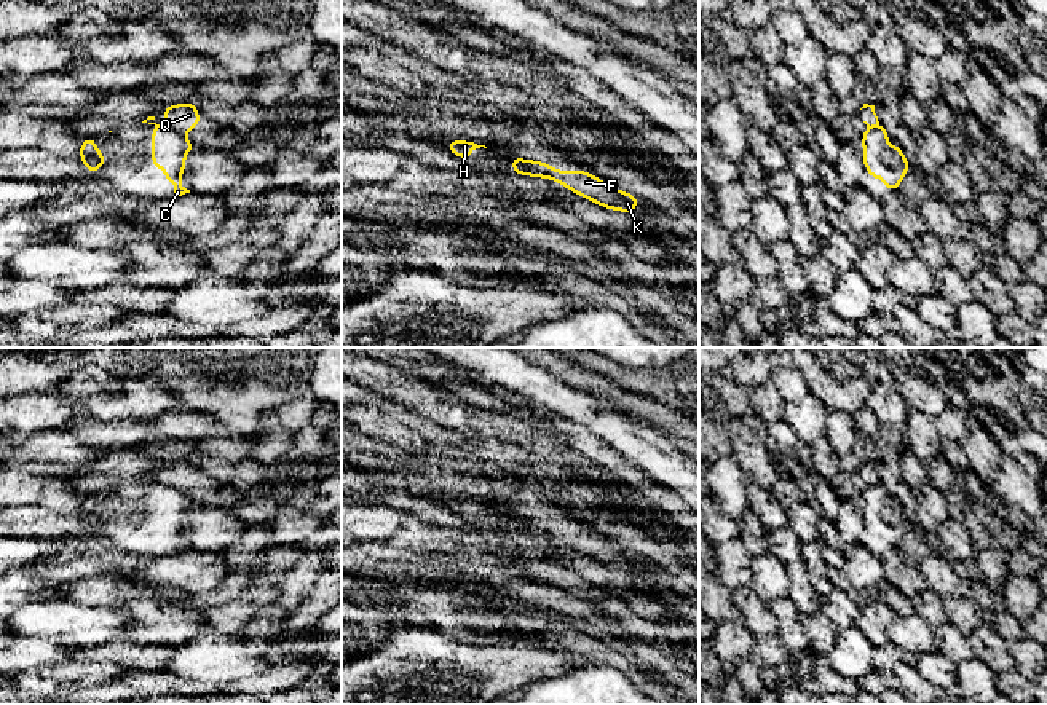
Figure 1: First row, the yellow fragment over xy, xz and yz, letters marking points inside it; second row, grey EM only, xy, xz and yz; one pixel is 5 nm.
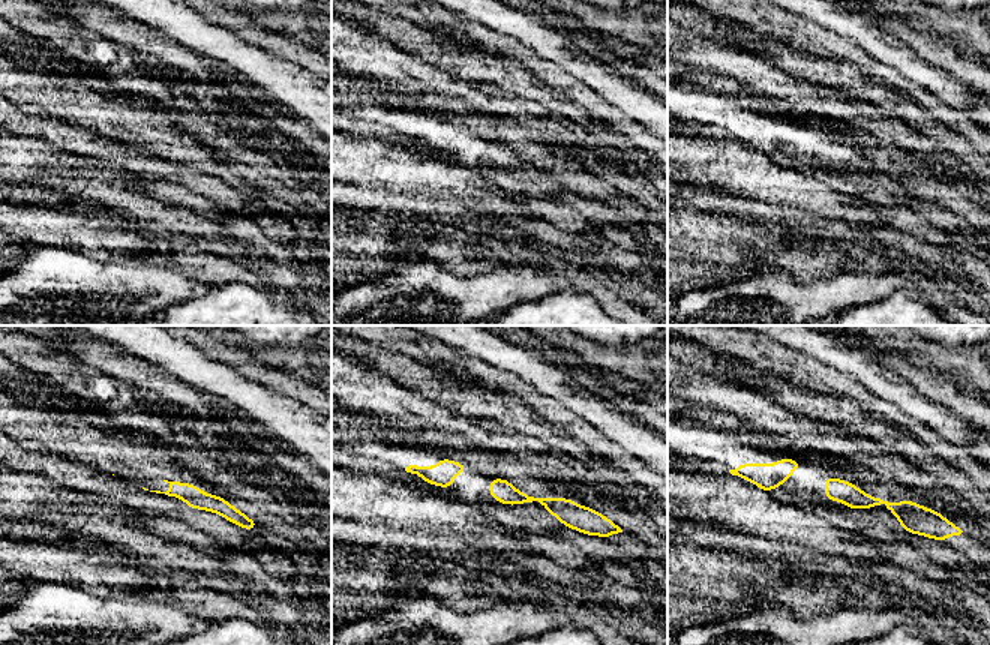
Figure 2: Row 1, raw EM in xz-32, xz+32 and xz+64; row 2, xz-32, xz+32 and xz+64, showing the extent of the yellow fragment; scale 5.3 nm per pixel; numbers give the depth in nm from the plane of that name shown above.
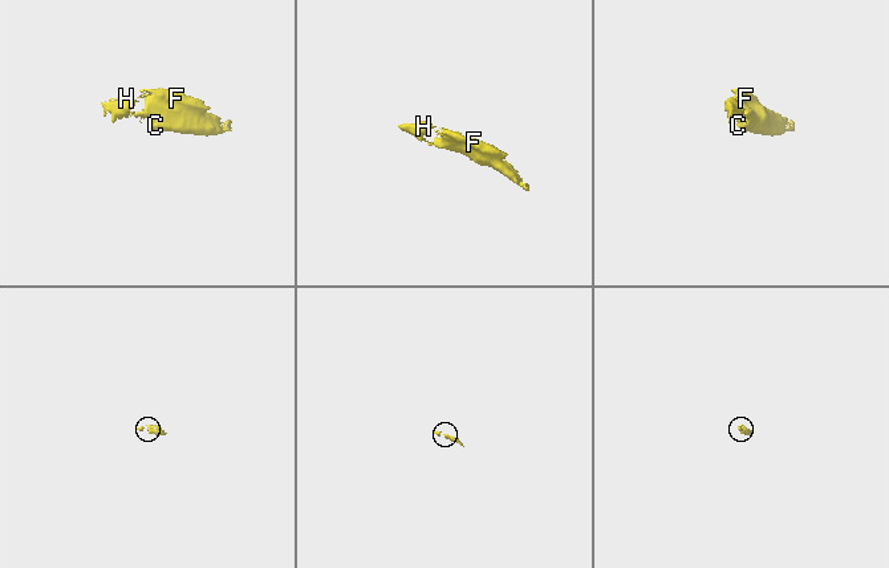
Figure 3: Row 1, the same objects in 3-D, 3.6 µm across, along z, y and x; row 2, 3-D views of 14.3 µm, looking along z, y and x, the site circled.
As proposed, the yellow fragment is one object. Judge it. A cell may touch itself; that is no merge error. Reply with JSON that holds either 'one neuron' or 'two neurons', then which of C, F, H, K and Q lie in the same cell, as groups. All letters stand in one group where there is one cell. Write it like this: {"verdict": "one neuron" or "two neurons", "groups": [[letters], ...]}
{"verdict": "two neurons", "groups": [["C", "H"], ["F", "K", "Q"]]}

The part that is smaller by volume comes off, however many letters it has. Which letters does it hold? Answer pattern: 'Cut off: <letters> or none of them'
Cut off: F, K, Q

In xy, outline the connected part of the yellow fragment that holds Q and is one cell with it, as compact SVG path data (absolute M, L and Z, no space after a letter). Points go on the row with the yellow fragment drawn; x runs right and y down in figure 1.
M182 102L169 107L164 105L161 113L168 116L168 123L164 126L177 132L192 131L201 123L198 108L193 102Z

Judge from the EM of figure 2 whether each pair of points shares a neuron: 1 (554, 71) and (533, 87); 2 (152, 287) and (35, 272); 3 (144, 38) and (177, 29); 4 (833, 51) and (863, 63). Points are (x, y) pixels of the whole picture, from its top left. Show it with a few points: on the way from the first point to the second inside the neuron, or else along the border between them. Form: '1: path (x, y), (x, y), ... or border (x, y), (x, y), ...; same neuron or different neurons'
1: border (512, 60), (518, 62), (557, 93); different neurons
2: path (123, 290), (111, 279), (63, 279); same neuron
3: border (129, 18), (153, 26), (162, 35), (192, 50); different neurons
4: path (840, 51), (855, 56); same neuron

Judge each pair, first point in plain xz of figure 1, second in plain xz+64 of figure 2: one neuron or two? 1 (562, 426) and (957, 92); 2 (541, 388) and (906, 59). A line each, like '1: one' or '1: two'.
1: two
2: one

